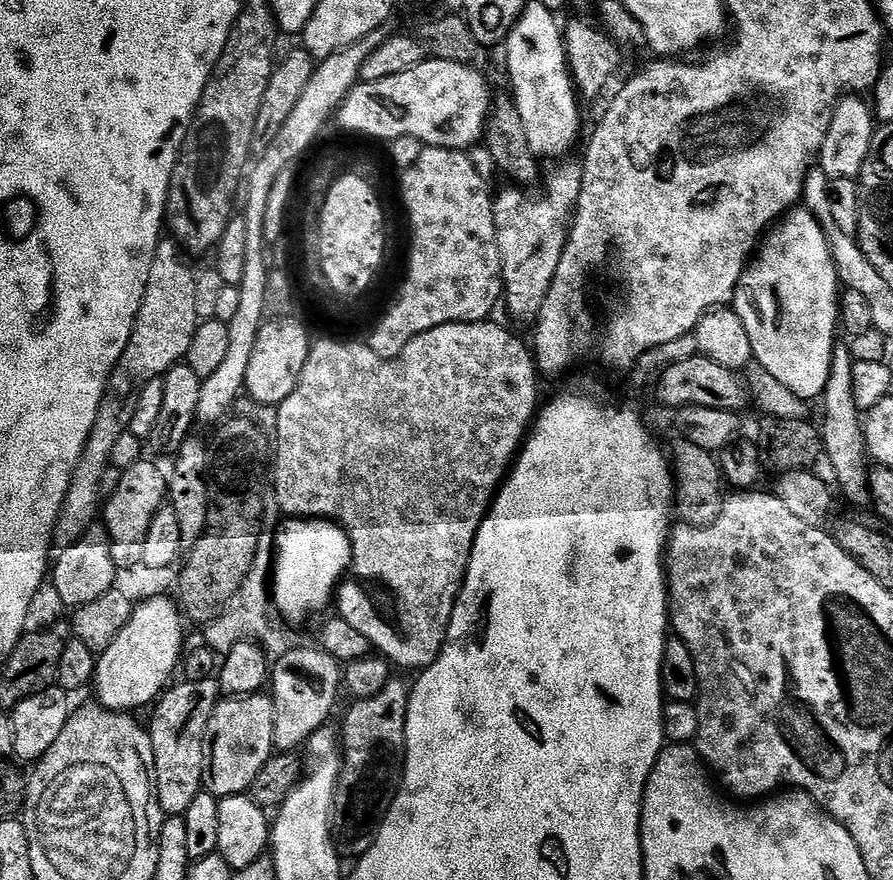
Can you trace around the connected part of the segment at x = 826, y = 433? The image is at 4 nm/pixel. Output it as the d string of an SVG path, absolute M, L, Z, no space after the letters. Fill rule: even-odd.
M840 344L833 347L832 362L830 371L828 371L827 384L824 387L824 395L820 398L822 403L822 442L826 450L826 456L833 467L834 476L840 486L841 492L845 498L856 506L869 505L871 493L867 484L868 470L866 472L864 462L866 463L866 451L864 439L862 437L860 412L853 400L854 376L852 366L854 359L847 345Z

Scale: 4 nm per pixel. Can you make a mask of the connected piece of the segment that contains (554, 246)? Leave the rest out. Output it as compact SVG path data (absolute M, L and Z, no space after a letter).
M561 159L557 168L549 170L544 180L544 192L537 196L531 196L520 188L495 193L492 209L504 275L502 304L508 307L509 314L516 320L535 321L556 277L558 262L568 242L578 194L582 190L584 166L579 159L572 159Z

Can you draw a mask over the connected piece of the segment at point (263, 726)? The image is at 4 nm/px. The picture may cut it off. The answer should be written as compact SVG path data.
M264 694L251 696L229 696L220 698L208 716L208 744L212 747L212 760L206 764L206 788L216 795L216 798L244 794L251 789L255 778L263 770L270 753L273 751L271 730L271 702Z

